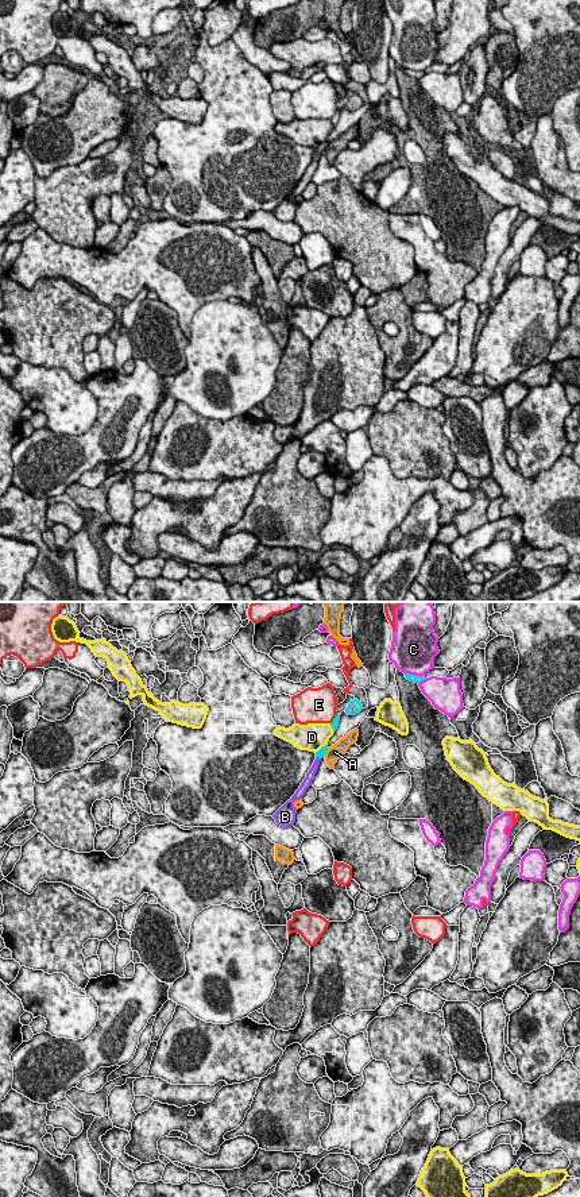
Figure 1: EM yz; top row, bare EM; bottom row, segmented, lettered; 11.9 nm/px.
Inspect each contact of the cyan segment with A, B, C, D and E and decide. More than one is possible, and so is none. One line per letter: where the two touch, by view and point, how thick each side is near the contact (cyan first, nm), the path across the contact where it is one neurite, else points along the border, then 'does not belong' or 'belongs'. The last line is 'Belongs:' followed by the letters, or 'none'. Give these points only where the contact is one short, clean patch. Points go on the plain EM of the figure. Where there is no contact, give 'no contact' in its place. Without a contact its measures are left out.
A: yz (325, 147) | 90/180 nm | does not belong
B: yz (318, 153) | 90/100 nm | belongs
C: yz (414, 70) | 100/460 nm | does not belong
D: yz (321, 143) | 90/340 nm | does not belong
E: yz (333, 115) | 90/420 nm | does not belong
Belongs: B

